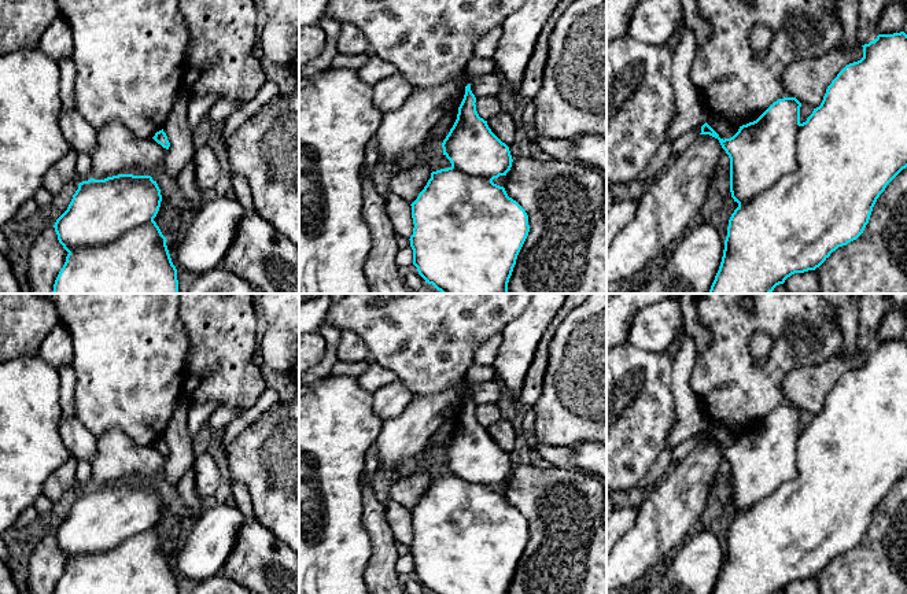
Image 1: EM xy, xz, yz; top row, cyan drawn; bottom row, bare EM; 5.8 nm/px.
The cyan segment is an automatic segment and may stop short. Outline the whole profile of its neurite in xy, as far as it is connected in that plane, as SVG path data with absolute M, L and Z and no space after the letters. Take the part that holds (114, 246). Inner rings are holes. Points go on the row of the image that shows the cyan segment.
M118 174L78 184L54 228L69 252L52 294L178 294L177 269L154 221L162 202L151 176Z

